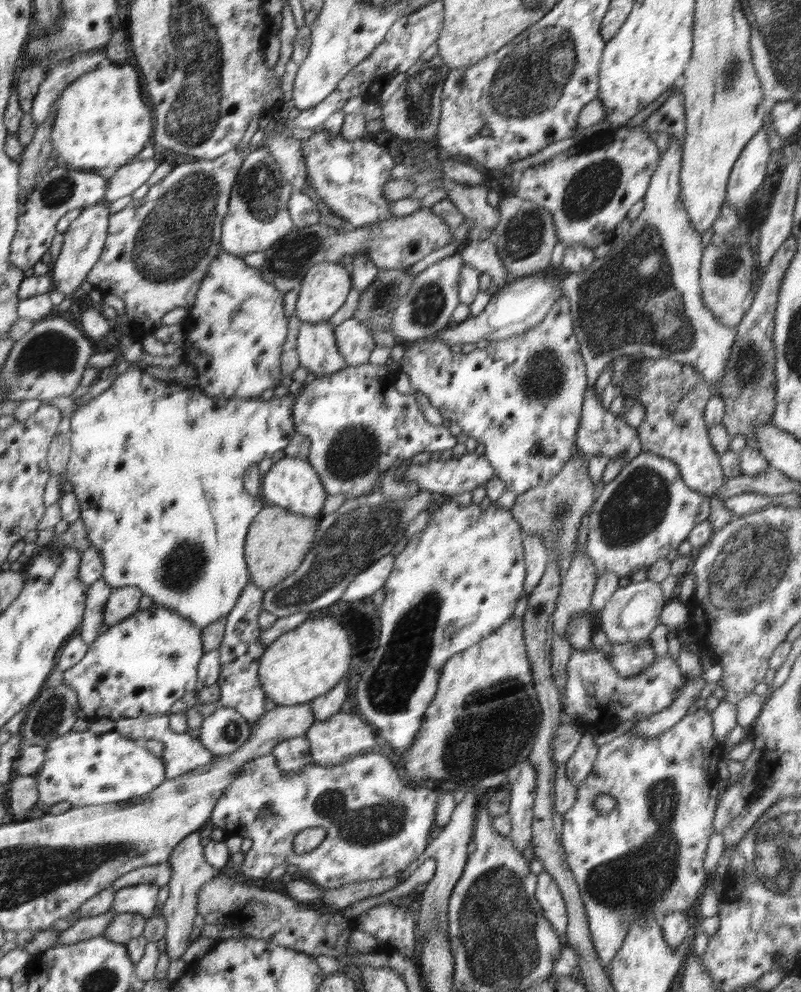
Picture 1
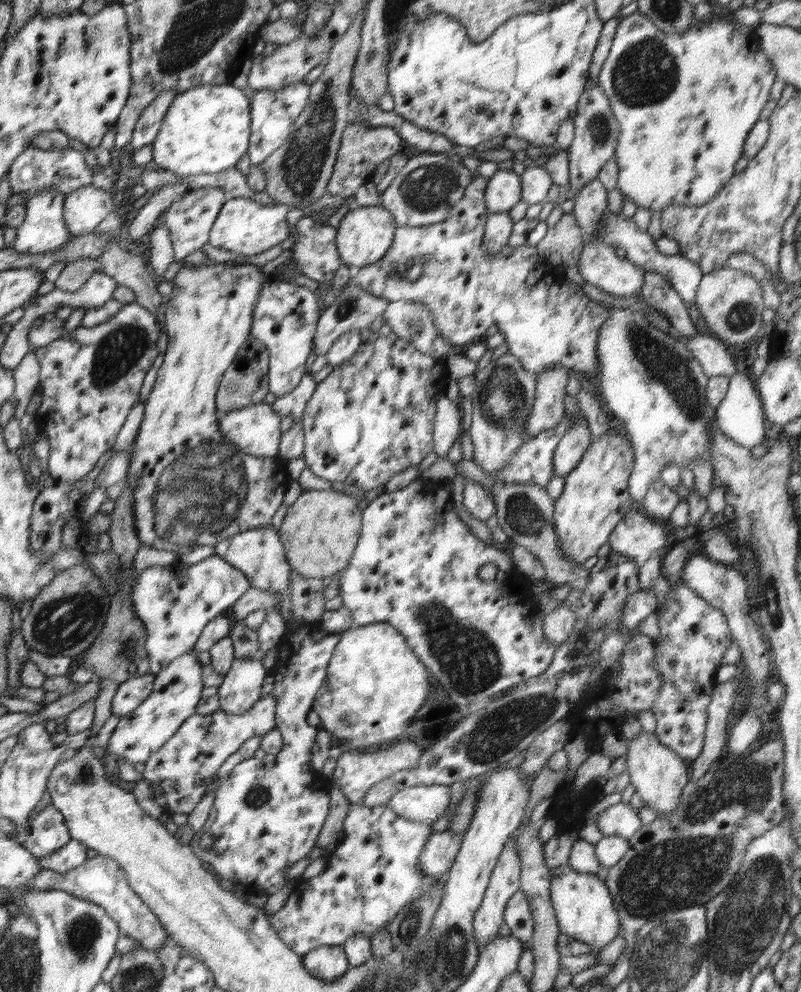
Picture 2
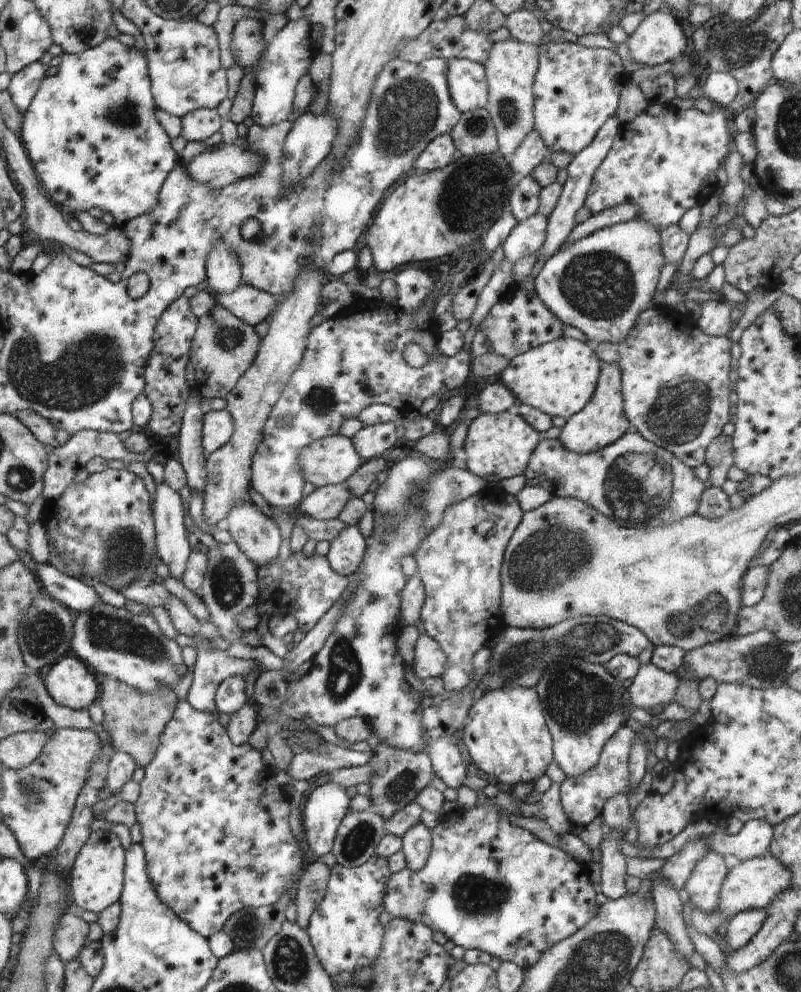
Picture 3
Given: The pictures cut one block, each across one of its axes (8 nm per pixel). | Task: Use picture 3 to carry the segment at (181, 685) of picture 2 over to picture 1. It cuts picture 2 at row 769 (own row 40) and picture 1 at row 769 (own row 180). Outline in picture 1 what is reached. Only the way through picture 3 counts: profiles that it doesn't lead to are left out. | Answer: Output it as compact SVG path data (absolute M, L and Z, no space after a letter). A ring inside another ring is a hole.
M89 730L70 731L56 740L49 742L45 747L44 764L34 775L37 780L38 801L36 809L48 811L51 806L67 802L71 807L102 806L110 802L122 802L134 796L144 796L165 779L165 766L161 758L152 755L143 742L130 740L116 730L95 734Z

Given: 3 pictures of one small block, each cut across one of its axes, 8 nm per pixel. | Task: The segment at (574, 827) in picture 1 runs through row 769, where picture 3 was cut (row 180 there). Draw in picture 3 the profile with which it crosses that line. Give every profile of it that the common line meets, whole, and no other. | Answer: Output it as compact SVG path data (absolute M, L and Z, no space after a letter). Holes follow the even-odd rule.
M714 104L712 112L696 108L670 108L660 116L644 111L632 122L621 123L612 148L598 166L586 206L591 214L600 214L620 204L636 204L638 219L659 231L678 224L686 210L704 206L711 196L722 192L716 170L732 152L734 131L723 108Z

